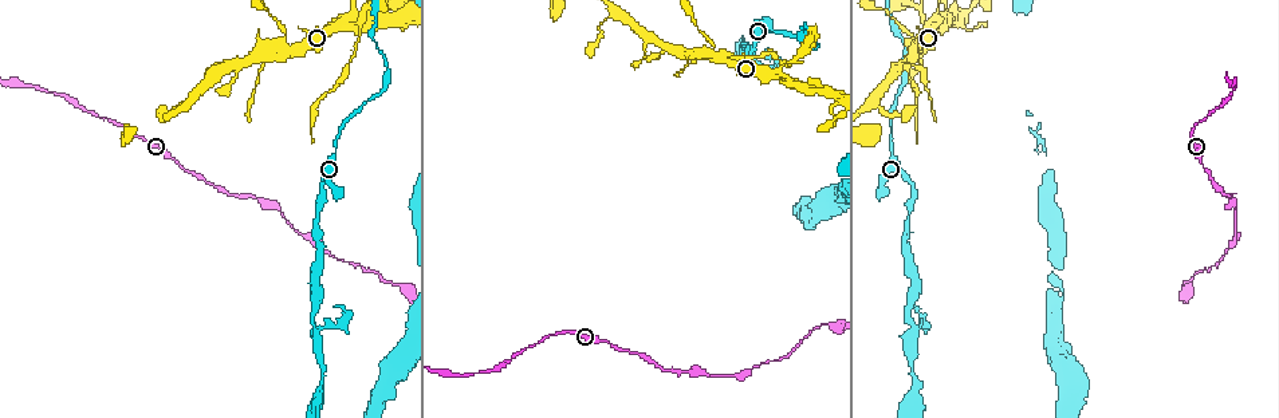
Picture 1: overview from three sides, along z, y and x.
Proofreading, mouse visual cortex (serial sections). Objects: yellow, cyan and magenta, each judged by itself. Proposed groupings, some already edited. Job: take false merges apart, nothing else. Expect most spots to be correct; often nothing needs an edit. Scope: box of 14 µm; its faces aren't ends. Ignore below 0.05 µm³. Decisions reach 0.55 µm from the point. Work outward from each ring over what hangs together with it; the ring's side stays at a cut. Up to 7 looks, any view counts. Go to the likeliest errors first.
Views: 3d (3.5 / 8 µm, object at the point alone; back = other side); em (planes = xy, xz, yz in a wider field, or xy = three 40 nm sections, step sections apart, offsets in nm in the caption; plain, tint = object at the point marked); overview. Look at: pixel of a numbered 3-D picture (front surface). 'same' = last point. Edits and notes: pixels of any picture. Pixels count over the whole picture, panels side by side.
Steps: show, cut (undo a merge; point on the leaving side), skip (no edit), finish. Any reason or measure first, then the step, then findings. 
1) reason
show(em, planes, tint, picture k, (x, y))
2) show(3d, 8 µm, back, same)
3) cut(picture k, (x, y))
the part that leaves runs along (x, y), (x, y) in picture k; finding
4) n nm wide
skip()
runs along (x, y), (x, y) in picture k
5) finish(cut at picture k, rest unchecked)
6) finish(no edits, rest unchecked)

a narrow waist
show(3d, 3.5 µm, picture 1, (890, 127))

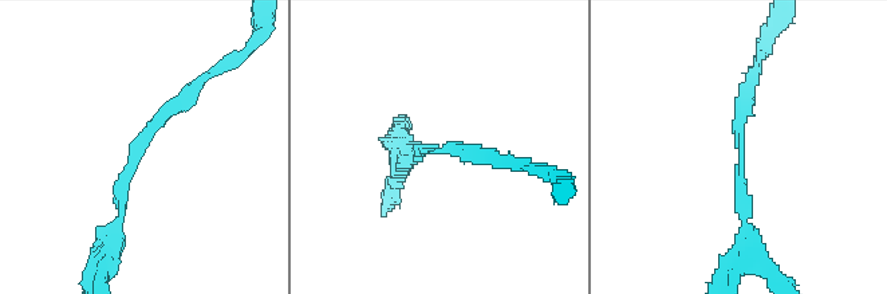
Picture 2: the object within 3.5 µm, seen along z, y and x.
arms of 150, 200 nm
show(em, xy, step 5, tint, picture 2, (133, 151))

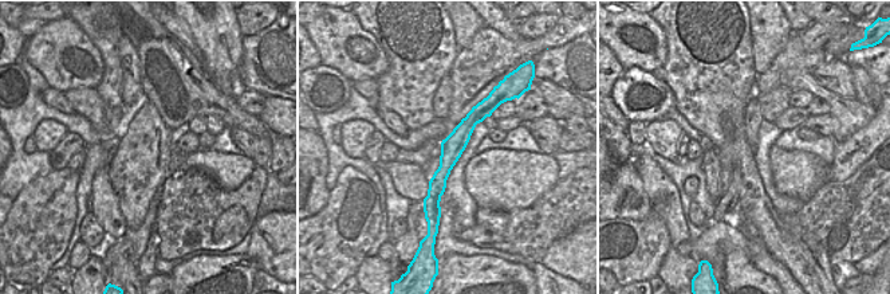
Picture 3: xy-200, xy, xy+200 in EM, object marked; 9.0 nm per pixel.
200 nm wide
skip()
runs along (483, 105), (452, 146), (434, 207) in picture 3; all the same cell

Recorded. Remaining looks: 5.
three-way junction
show(3d, 3.5 µm, picture 1, (314, 328))

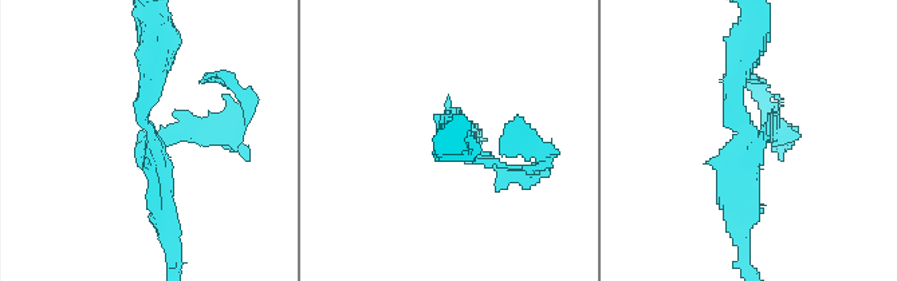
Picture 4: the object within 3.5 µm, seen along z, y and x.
3 arms; arms of 150, 250, 300 nm; shape alone is not enough
show(em, xy, step 1, tint, picture 4, (749, 144))

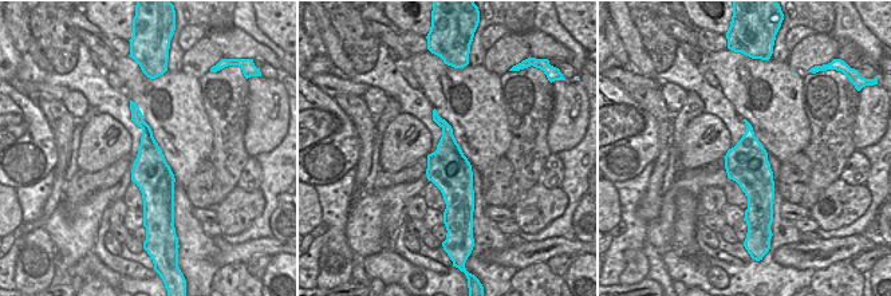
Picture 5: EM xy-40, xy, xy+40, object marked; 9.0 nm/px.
another direction
show(em, xy, step 5, tint, same)

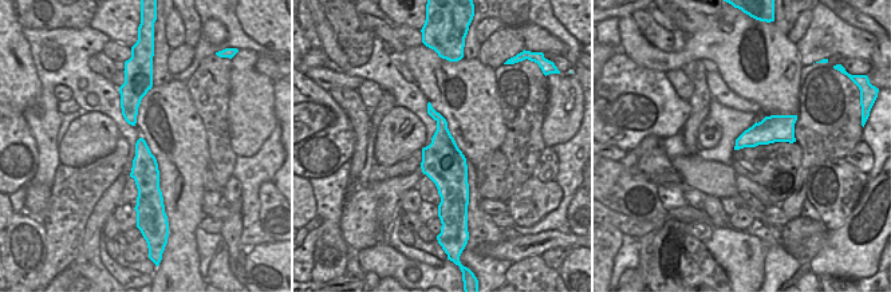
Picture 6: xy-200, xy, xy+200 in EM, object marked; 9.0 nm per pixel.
cut(picture 4, (793, 135))
the part that leaves runs along (766, 141), (783, 129), (752, 87) in picture 4; two cells meet here

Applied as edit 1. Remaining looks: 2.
sudden change in width
show(3d, 3.5 µm, back, picture 1, (353, 26))

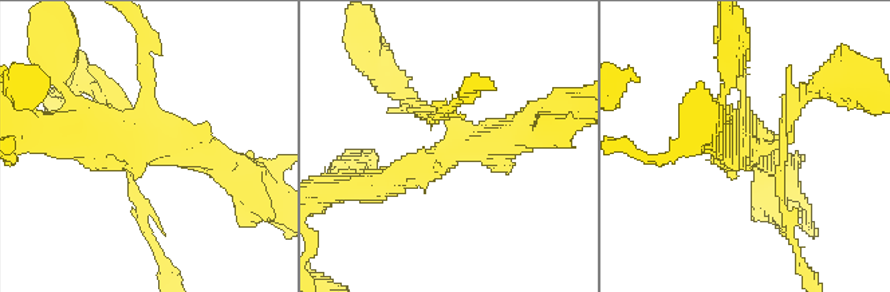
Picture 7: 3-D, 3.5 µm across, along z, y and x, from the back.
need the tissue
show(em, xy, step 1, tint, picture 7, (745, 145))

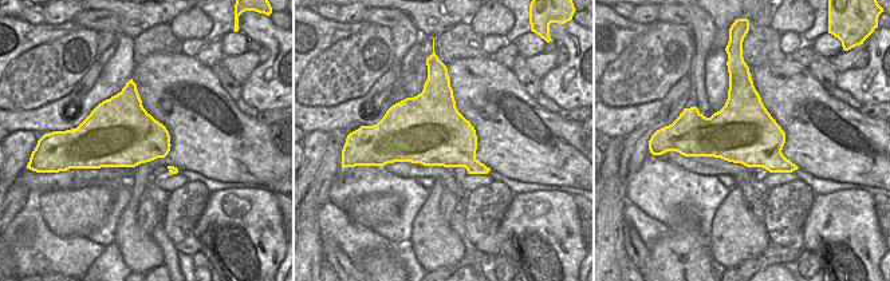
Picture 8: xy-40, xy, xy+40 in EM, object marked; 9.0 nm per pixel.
cut(picture 7, (792, 115))
the part that leaves runs along (783, 142), (806, 93), (851, 89) in picture 7; two cells meet here

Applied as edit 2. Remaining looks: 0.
finish(cut at picture 4, cut at picture 7, rest unchecked)

